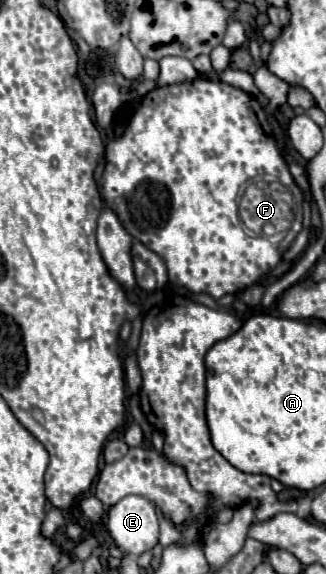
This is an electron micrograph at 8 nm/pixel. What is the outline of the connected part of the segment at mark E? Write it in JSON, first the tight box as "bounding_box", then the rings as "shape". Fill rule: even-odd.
{"bounding_box":[109,495,159,555],"shape":[[[127,495],[109,509],[109,533],[115,545],[131,555],[141,555],[155,547],[159,539],[159,519],[155,505],[141,495]]]}

